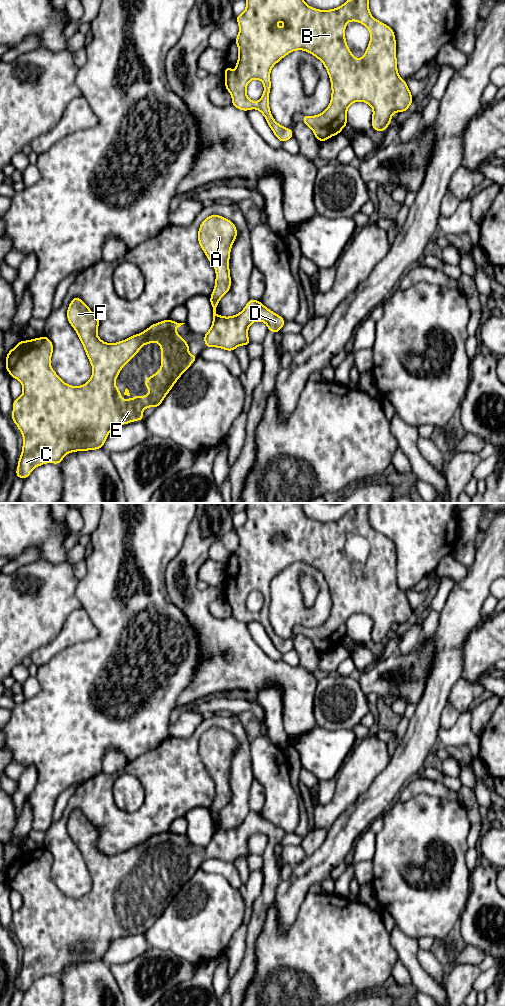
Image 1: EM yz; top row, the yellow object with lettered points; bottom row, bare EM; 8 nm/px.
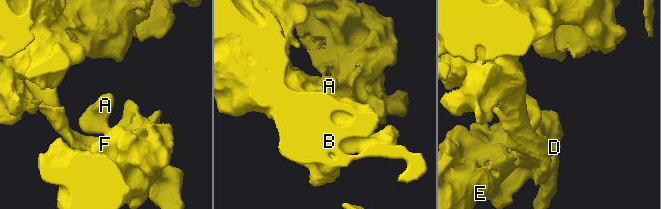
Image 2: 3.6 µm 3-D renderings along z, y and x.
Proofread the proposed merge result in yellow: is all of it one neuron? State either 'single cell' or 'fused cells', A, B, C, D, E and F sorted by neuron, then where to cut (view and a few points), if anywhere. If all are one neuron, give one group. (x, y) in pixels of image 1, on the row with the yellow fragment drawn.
single cell; A B C D E F; no cut

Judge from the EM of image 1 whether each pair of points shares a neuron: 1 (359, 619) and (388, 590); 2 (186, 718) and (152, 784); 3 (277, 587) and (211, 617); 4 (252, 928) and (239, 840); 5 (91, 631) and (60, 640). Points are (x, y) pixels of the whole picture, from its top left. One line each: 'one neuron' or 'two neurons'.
1: two neurons
2: two neurons
3: two neurons
4: one neuron
5: one neuron

